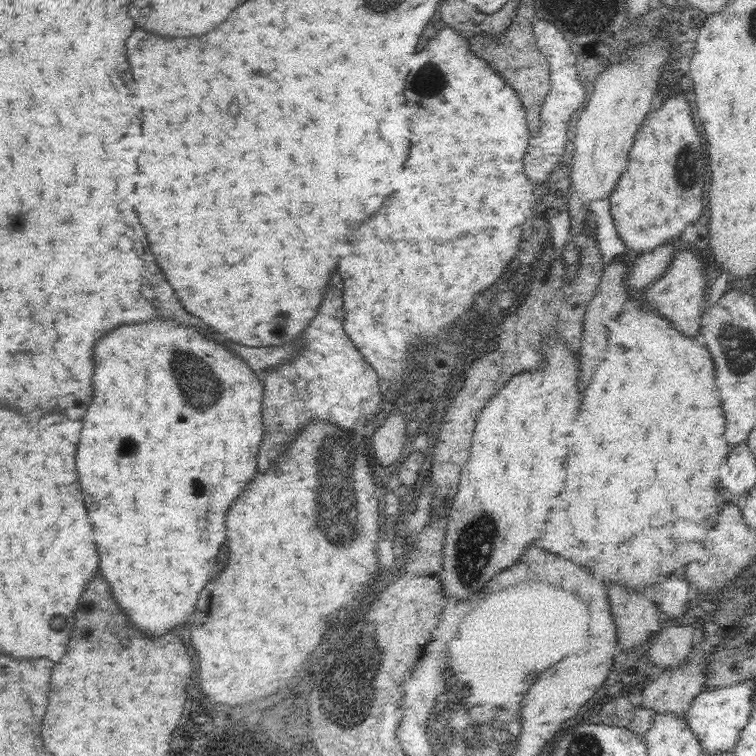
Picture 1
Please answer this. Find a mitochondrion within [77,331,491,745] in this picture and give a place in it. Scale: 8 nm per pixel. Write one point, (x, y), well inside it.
(357, 634)

